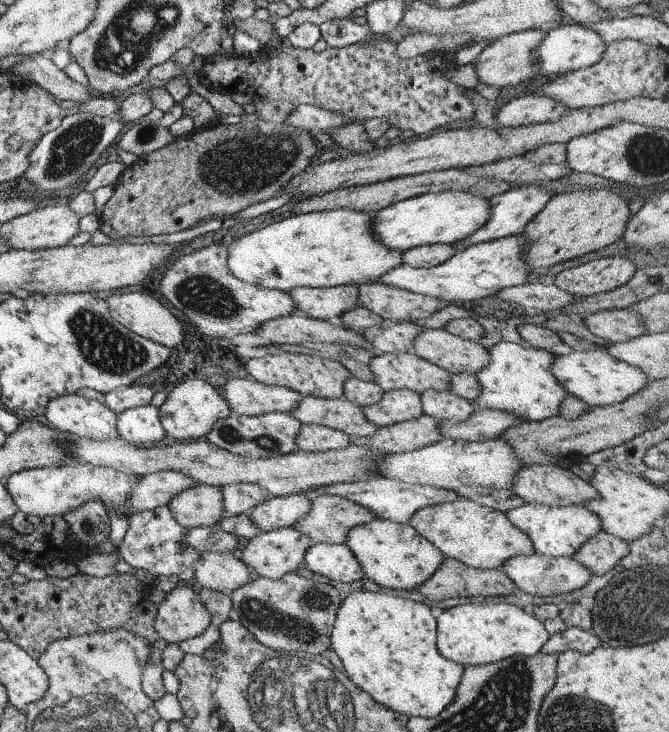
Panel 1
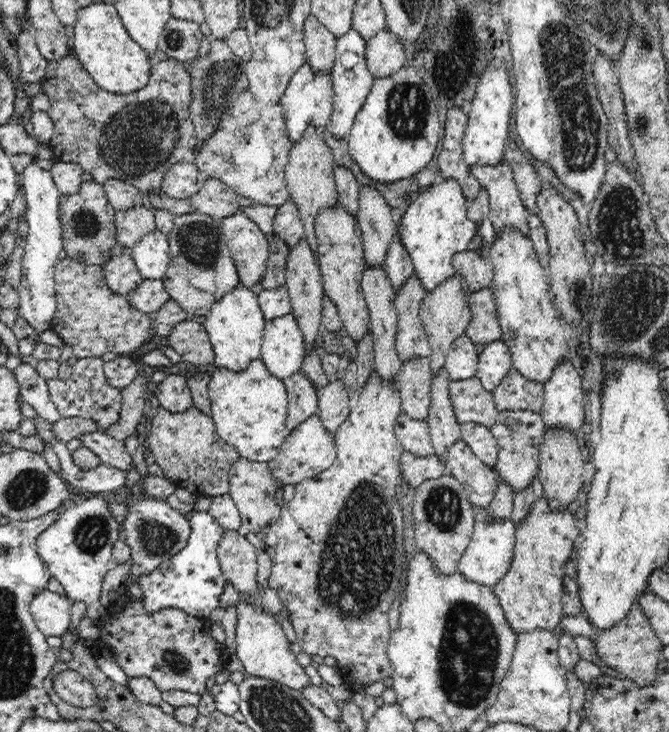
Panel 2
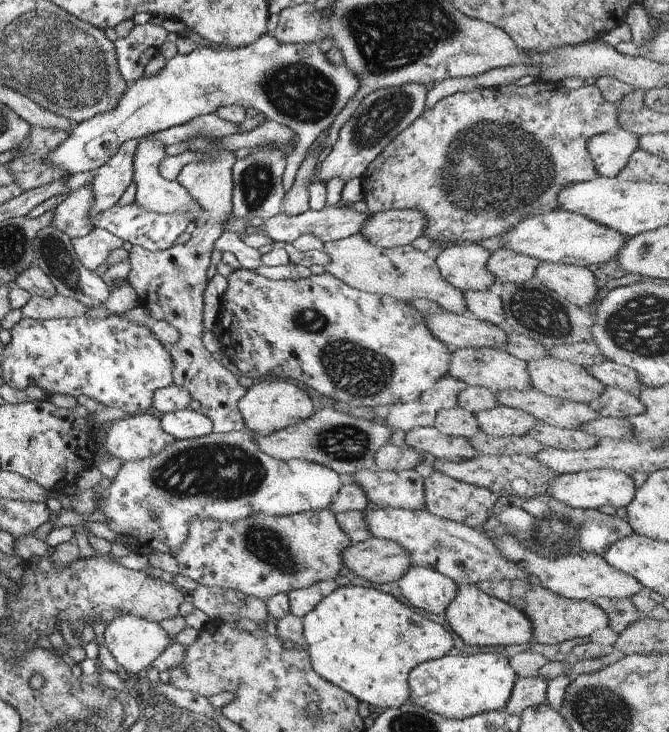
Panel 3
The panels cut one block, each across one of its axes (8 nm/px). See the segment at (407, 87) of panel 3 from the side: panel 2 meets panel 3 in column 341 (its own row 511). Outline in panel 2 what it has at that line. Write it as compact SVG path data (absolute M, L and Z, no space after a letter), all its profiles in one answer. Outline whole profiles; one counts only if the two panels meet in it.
M132 490L132 494L127 497L128 513L121 523L122 539L131 548L131 567L128 573L134 575L136 579L150 574L162 562L181 551L190 538L190 521L186 519L186 515L182 515L166 501L143 496L144 492Z

